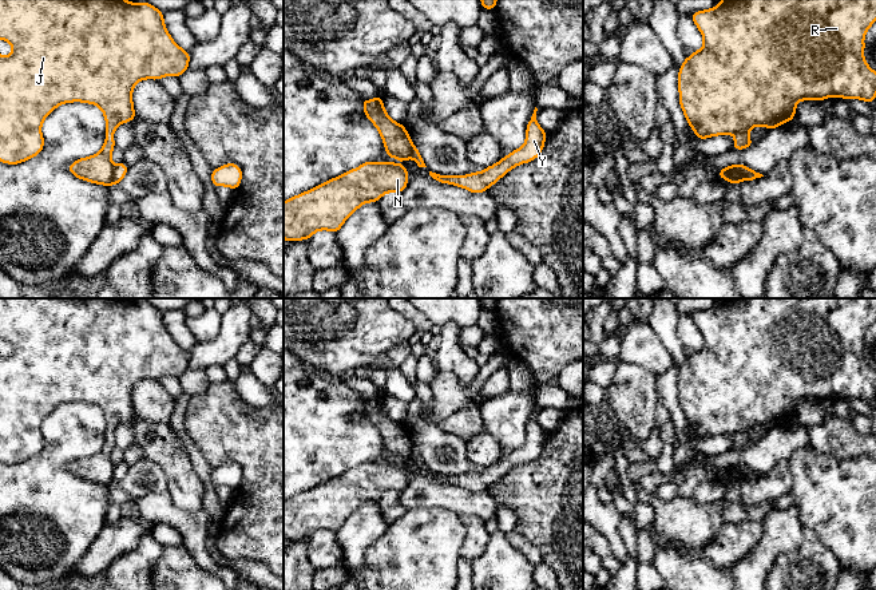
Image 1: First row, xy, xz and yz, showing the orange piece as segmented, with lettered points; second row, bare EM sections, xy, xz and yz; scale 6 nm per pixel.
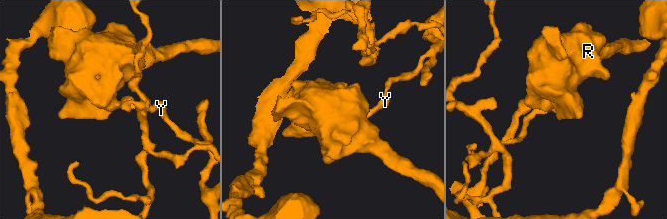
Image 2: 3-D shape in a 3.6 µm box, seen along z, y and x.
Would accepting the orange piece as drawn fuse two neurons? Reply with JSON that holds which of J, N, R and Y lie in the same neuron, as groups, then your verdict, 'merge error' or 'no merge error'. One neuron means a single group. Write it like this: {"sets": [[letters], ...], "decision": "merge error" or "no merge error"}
{"sets": [["J", "N", "R"], ["Y"]], "decision": "merge error"}

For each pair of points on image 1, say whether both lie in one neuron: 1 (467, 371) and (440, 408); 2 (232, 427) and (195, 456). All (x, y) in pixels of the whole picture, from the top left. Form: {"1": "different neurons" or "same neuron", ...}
{"1": "different neurons", "2": "different neurons"}

